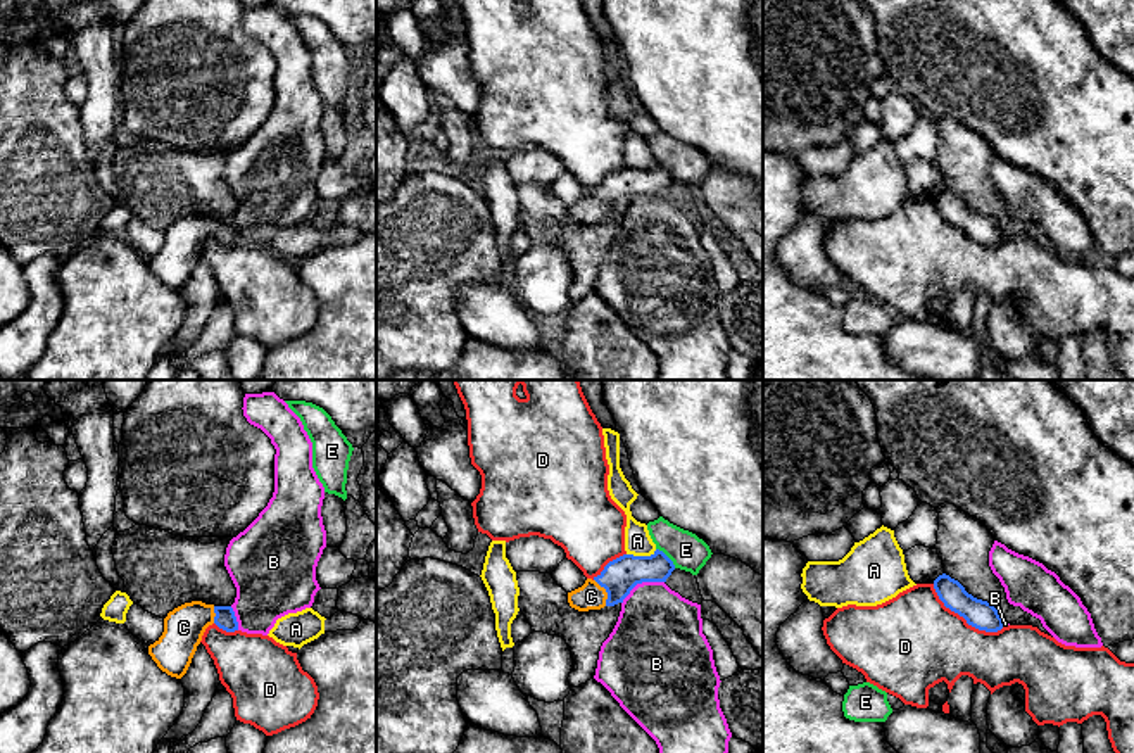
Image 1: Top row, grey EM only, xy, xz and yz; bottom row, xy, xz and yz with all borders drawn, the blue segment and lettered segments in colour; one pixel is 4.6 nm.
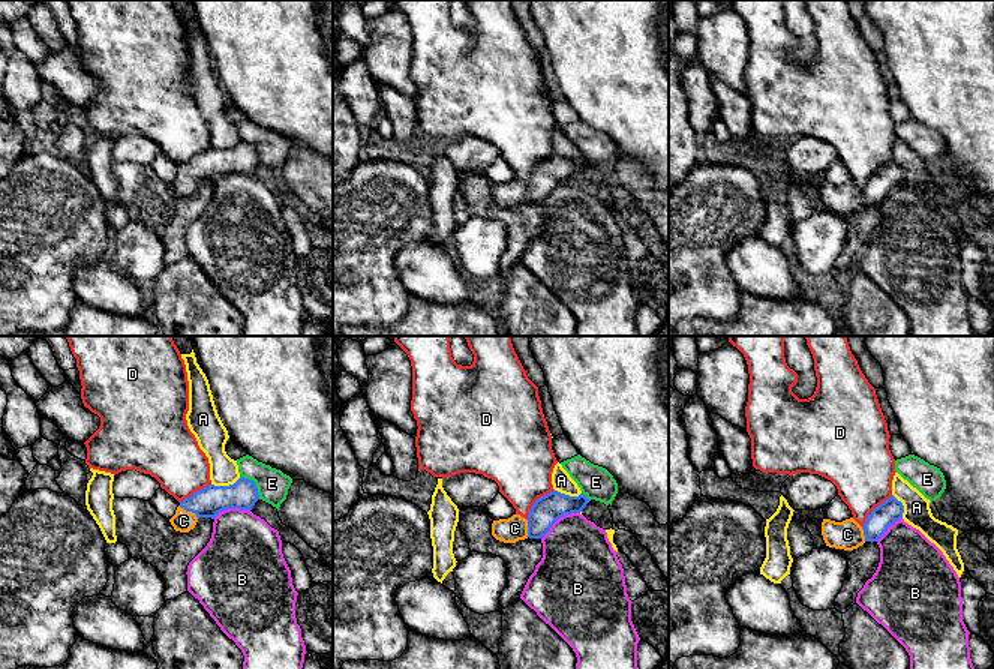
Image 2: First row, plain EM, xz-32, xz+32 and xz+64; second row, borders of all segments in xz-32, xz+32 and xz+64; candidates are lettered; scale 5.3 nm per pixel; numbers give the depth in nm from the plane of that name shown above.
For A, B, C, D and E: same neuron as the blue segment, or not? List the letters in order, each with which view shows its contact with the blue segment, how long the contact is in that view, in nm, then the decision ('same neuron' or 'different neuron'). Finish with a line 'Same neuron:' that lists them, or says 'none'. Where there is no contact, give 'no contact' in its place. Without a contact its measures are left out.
A: xz | 150 nm | different neuron
B: xz | 220 nm | different neuron
C: xz | 140 nm | same neuron
D: yz | 400 nm | different neuron
E: xz | 130 nm | different neuron
Same neuron: C

